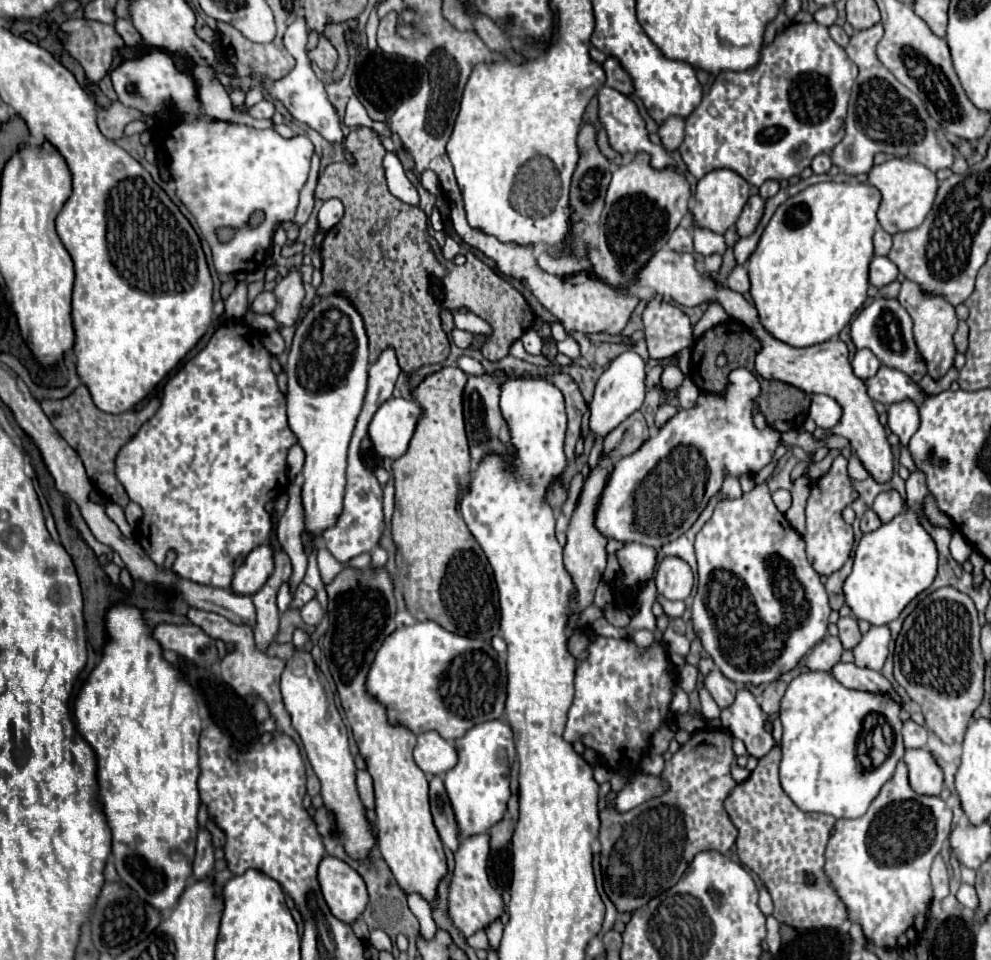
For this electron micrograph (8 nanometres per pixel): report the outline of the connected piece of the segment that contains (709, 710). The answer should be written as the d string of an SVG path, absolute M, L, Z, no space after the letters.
M700 690L700 704L702 704L702 714L706 718L706 728L708 730L720 730L720 708L718 704L712 700L712 696L706 690Z

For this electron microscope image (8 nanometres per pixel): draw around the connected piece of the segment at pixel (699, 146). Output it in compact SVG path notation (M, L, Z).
M818 22L790 24L770 46L762 48L758 66L746 72L718 74L700 106L686 118L686 136L680 146L680 156L688 172L702 178L710 170L730 168L754 186L762 186L766 180L780 182L798 176L810 166L816 154L830 152L844 138L846 108L856 76L858 66L854 66L844 48L830 38L826 26Z

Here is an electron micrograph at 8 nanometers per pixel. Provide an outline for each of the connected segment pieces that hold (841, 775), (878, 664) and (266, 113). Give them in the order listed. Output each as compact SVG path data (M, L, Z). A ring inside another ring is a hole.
M804 672L798 678L794 678L780 702L780 720L784 726L782 734L782 760L780 760L780 784L784 792L790 796L790 800L804 812L824 812L832 814L836 818L860 818L866 814L872 800L878 796L880 788L892 778L894 768L898 760L904 756L904 744L902 744L902 720L898 718L900 706L892 702L888 694L872 694L872 692L860 692L850 690L842 686L832 674L828 672ZM876 712L882 714L894 732L894 746L888 758L882 762L882 766L874 770L862 770L858 758L856 758L856 740L862 728L862 720L866 714Z
M872 626L862 636L862 642L852 650L854 664L880 672L888 656L888 642L890 642L888 626Z
M262 100L262 102L254 104L254 106L242 104L242 106L238 106L238 112L250 114L252 118L272 118L274 112L276 112L276 108L274 108L274 104L270 100Z

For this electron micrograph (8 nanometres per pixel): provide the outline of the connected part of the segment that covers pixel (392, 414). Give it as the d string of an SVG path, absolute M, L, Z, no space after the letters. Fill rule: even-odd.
M390 398L374 414L368 436L378 456L400 458L414 434L416 422L420 418L420 406L414 400Z

